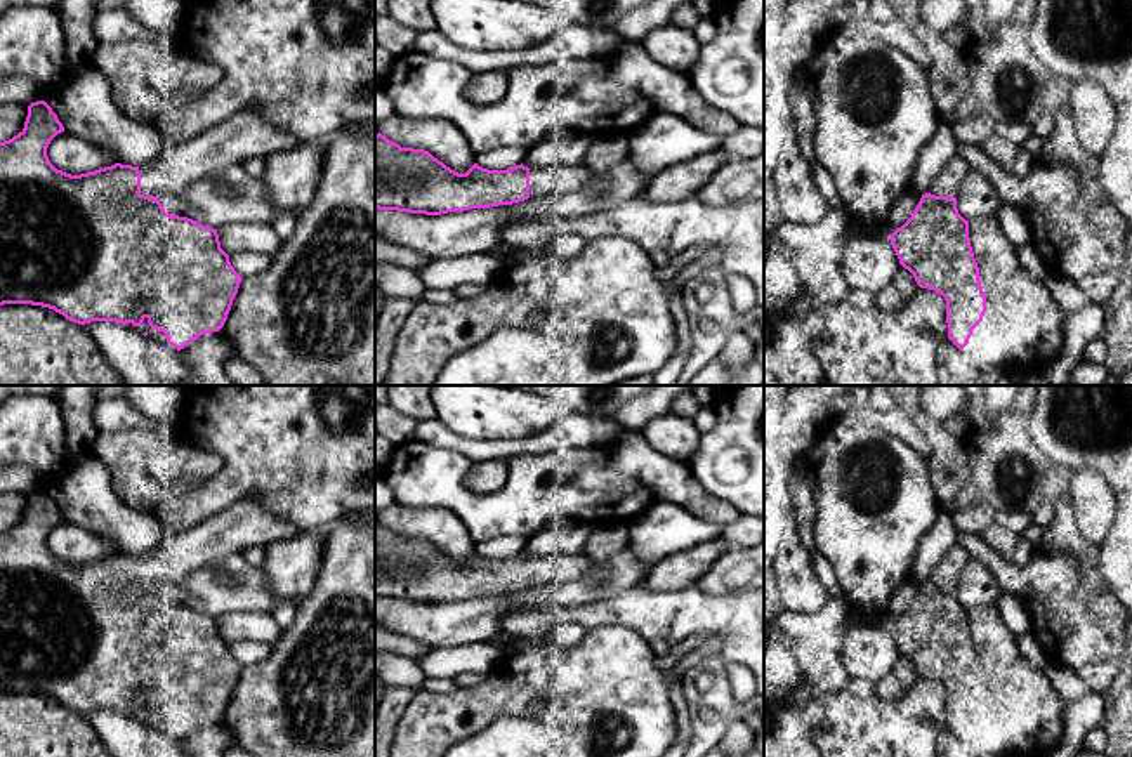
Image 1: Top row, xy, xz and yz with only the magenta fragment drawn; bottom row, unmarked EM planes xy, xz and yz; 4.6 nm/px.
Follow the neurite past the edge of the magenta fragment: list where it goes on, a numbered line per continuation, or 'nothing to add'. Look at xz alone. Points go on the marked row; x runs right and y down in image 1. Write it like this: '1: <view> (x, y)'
1: xz (559, 177)

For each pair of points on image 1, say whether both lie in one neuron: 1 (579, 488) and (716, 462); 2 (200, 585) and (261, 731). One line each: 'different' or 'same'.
1: different
2: different

